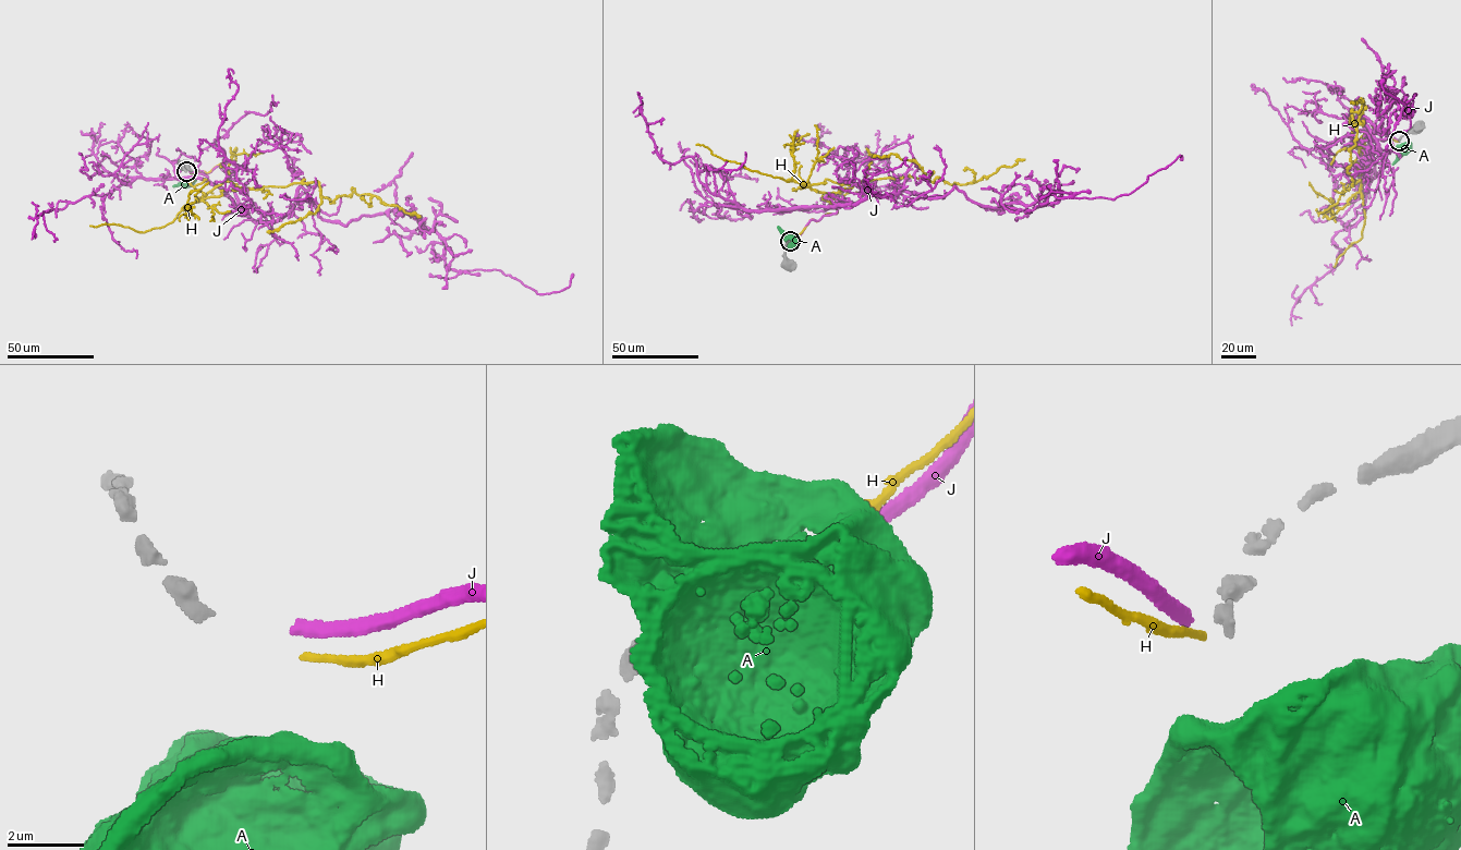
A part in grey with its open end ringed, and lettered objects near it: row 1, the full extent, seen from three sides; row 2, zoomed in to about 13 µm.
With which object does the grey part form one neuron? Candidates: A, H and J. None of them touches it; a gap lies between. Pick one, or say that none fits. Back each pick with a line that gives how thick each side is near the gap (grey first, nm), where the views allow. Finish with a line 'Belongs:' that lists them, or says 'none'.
Belongs: none

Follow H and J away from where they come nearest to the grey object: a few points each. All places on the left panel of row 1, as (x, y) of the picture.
H: (190, 173), (235, 160), (235, 148), (226, 181), (236, 186), (317, 181), (329, 202), (354, 187), (419, 217)
J: (190, 172), (234, 174), (255, 219), (300, 186), (344, 225), (412, 214), (448, 269), (542, 294), (573, 274)

